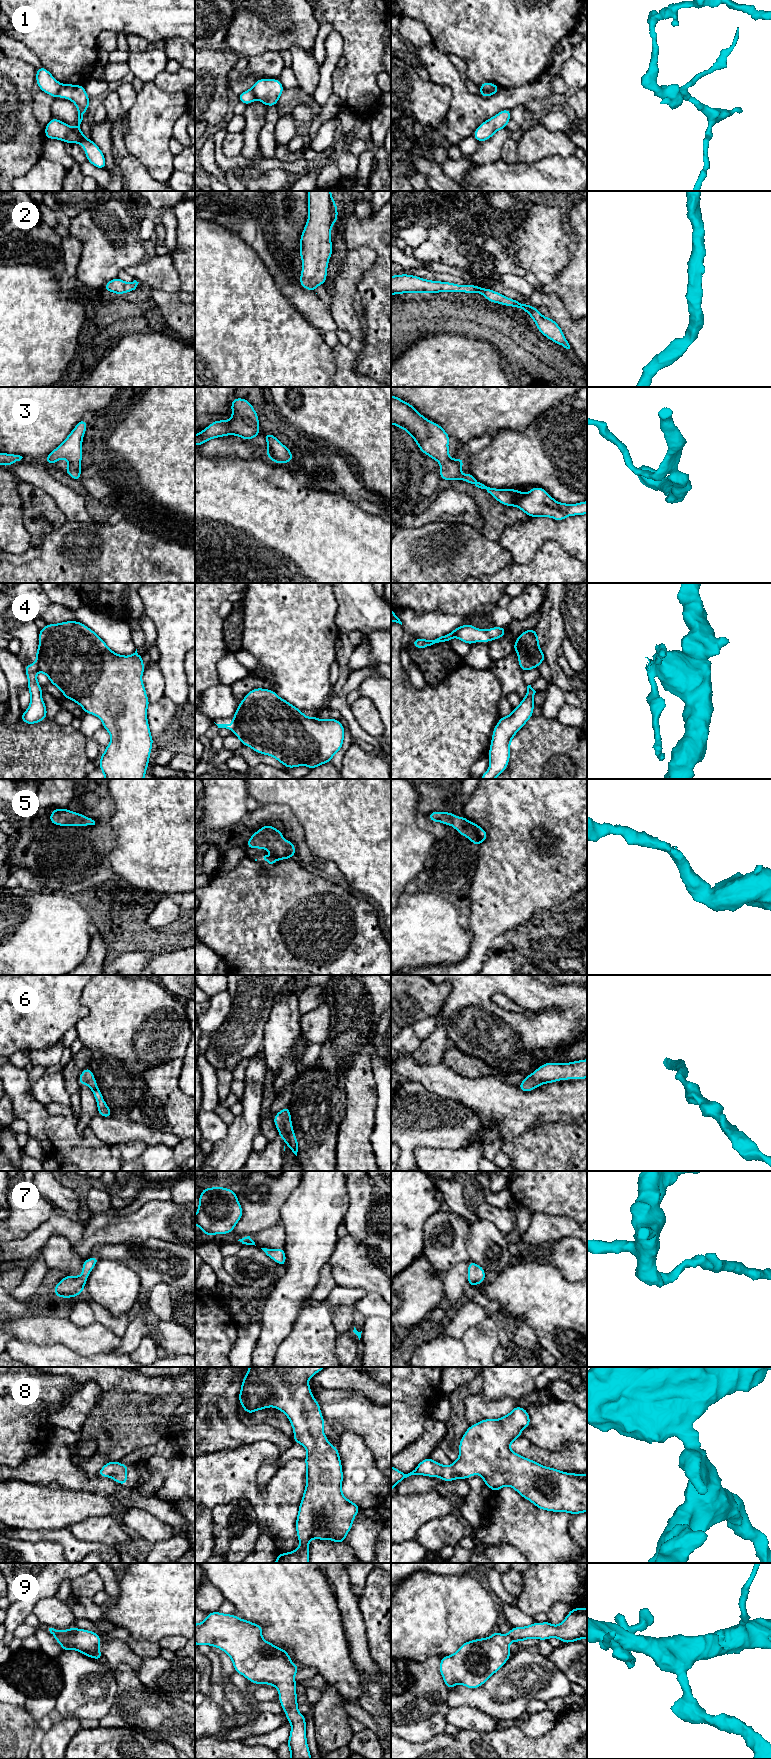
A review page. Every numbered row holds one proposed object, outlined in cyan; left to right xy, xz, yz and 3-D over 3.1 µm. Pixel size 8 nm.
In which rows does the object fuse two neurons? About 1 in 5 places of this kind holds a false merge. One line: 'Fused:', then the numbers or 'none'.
Fused: 1, 4

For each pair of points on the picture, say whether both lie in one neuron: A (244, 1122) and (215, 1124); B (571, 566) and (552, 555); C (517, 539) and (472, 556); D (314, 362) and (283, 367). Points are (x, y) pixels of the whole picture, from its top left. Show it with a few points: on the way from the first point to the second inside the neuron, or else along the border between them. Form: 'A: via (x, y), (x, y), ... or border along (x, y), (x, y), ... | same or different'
A: border along (229, 1126), (226, 1135), (213, 1144) | different
B: via (566, 566), (563, 566), (557, 560) | same
C: border along (498, 542), (509, 552), (513, 560) | different
D: via (306, 362), (291, 362) | same

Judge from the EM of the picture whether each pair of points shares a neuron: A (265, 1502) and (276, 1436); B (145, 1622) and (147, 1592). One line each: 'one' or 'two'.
A: two
B: one

